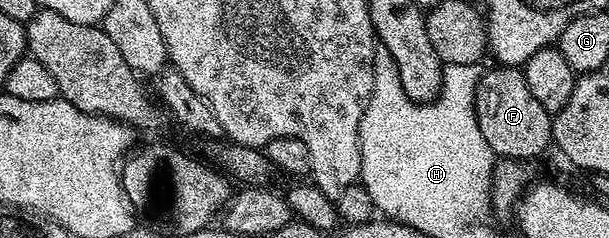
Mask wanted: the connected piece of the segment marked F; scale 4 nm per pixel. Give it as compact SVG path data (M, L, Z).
M492 67L481 74L475 91L475 115L487 147L501 159L528 162L545 148L550 148L553 136L551 114L531 95L524 72L517 67Z

